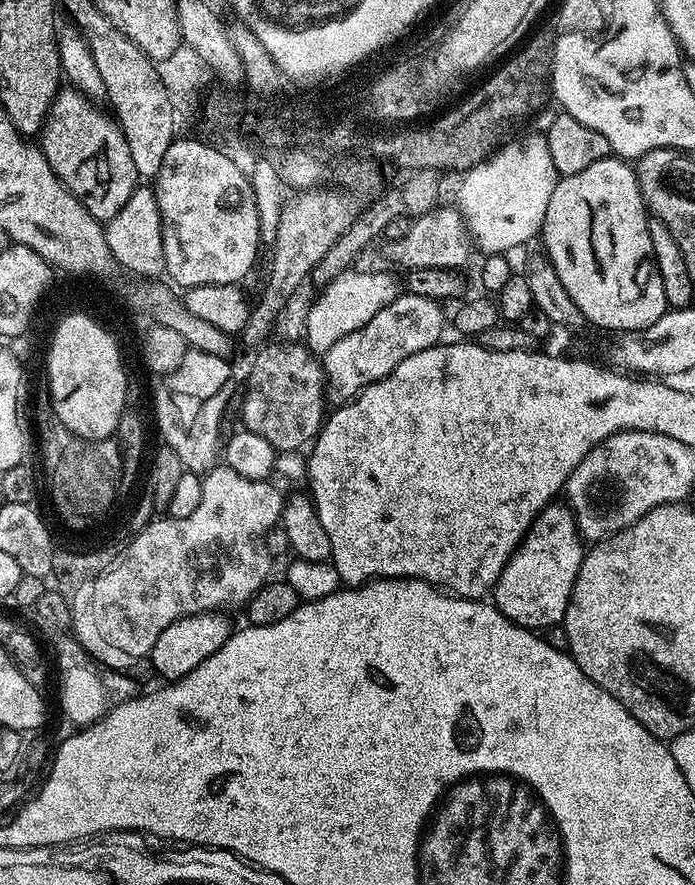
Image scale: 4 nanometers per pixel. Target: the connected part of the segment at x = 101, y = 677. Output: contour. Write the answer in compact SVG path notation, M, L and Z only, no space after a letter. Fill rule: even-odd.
M60 634L54 642L56 664L60 670L60 708L75 727L95 724L108 712L139 695L140 686L131 675L110 669L93 659L82 645L70 634Z

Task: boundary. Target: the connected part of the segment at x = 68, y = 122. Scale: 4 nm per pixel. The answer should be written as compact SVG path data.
M75 88L60 90L44 118L42 151L56 177L80 197L89 214L98 222L107 222L126 206L126 198L138 187L138 175L123 132L95 108Z

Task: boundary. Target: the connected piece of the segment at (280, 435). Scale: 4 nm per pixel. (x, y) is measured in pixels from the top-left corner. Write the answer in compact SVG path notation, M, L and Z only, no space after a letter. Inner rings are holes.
M270 342L263 345L253 356L255 358L248 374L248 390L242 404L243 427L264 437L276 451L293 452L303 449L315 439L326 418L324 406L326 398L328 399L328 381L321 359L302 342L294 345Z

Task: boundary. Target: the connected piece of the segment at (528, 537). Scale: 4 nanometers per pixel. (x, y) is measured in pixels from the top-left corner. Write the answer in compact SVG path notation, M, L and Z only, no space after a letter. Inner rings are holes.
M560 502L549 504L540 511L498 578L494 589L497 610L519 628L544 630L540 628L563 625L566 606L574 590L574 578L578 578L585 551L586 544L572 509Z

